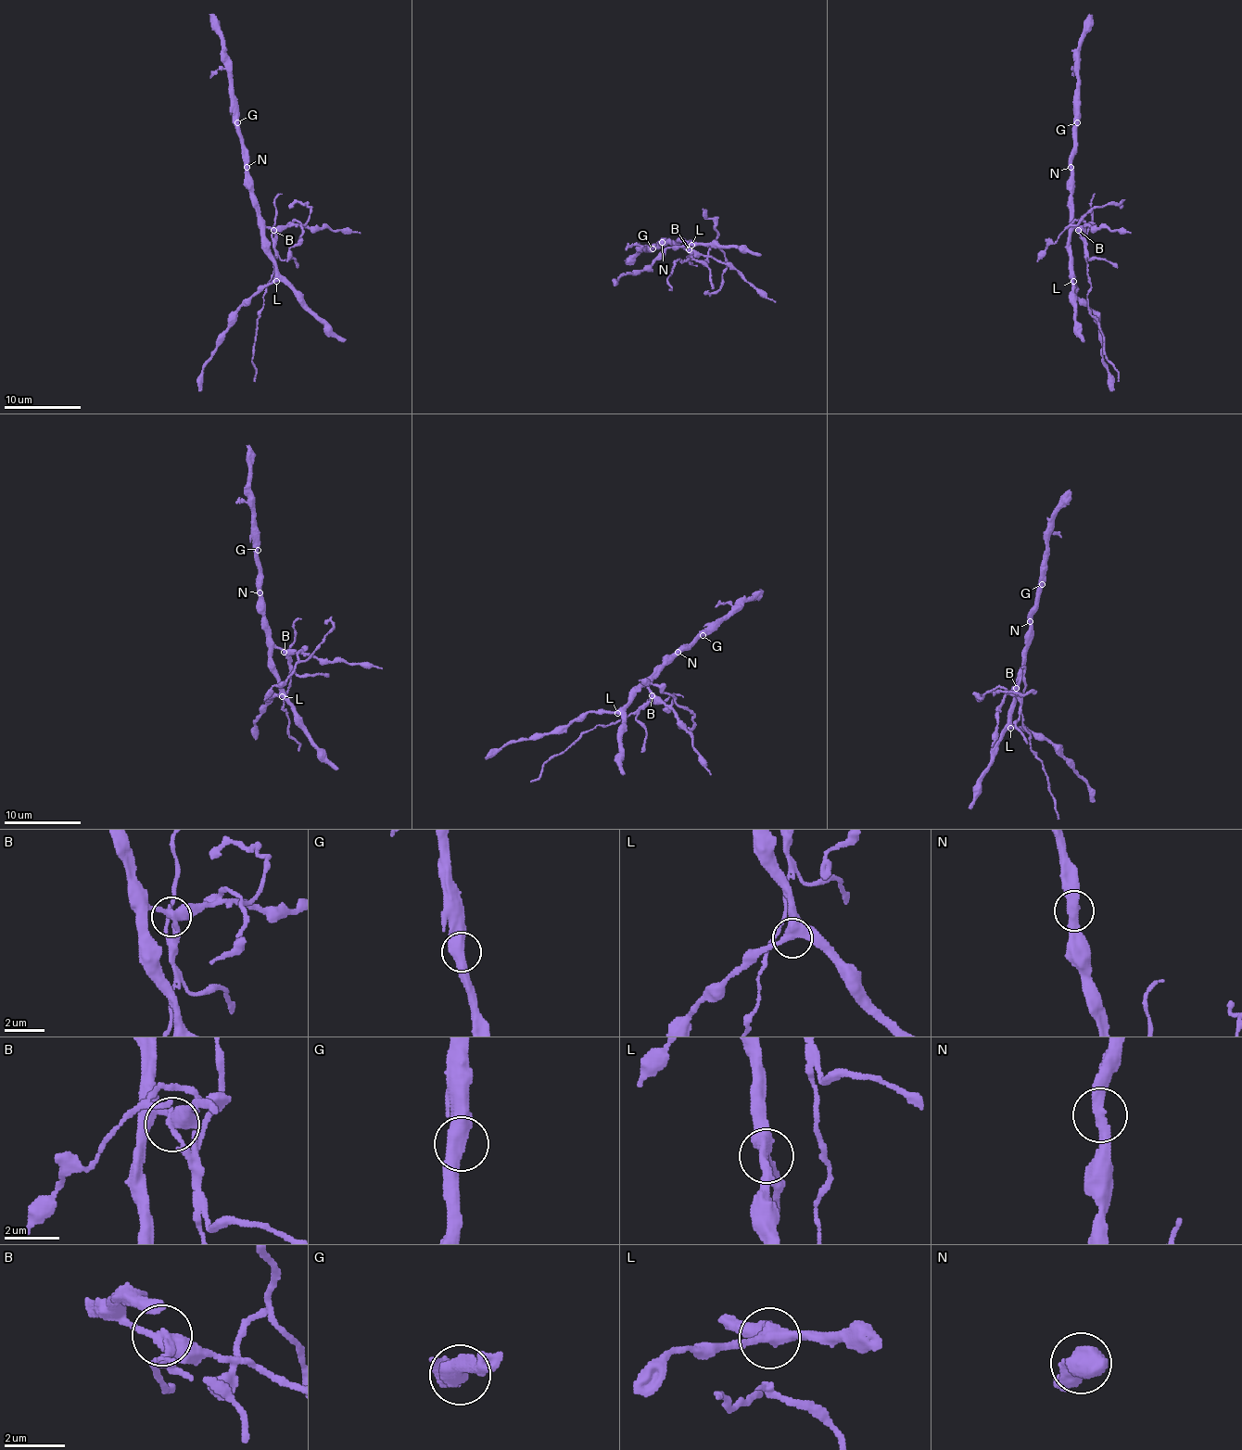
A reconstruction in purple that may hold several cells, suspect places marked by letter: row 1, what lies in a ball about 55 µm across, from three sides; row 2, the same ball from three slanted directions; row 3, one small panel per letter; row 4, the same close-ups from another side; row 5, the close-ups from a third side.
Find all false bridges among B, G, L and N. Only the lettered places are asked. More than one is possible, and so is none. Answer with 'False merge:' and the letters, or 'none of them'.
False merge: B

